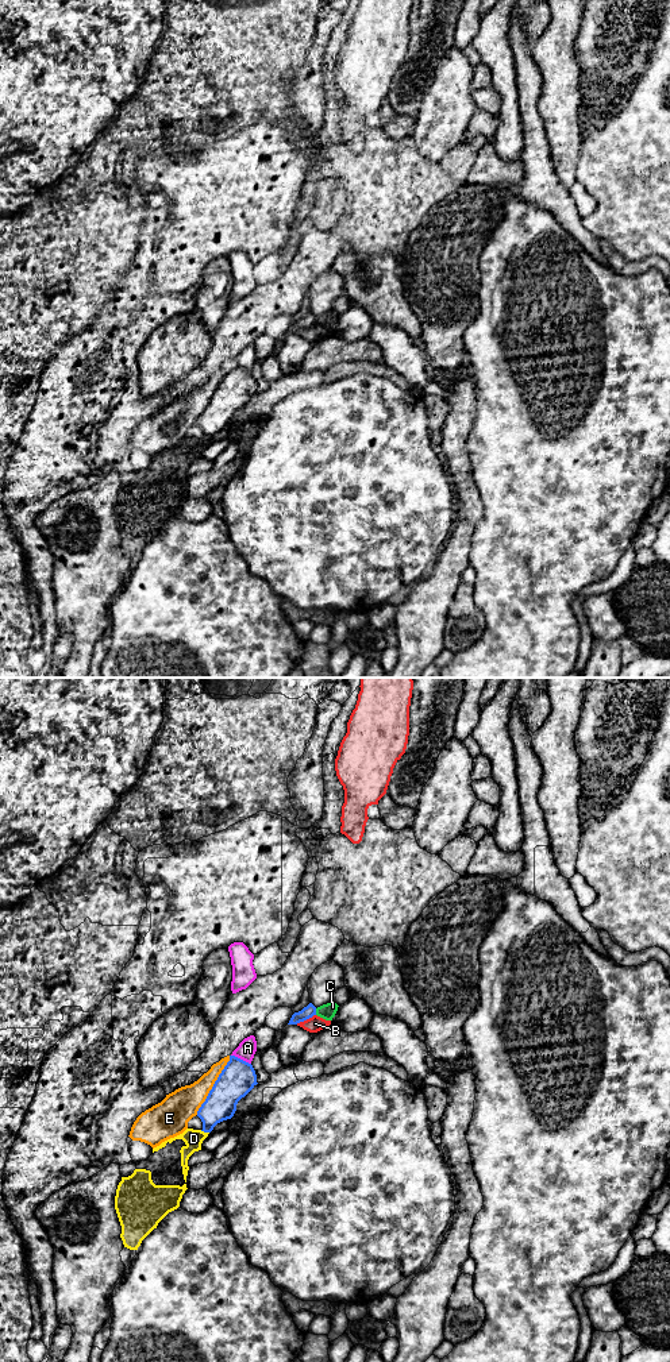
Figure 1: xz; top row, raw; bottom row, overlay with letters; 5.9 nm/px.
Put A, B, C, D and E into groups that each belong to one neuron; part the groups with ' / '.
A / B / C / D / E

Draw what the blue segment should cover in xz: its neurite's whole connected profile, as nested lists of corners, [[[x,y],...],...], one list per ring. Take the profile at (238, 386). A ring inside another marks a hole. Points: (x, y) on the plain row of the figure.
[[[230,364],[230,370],[197,420],[197,425],[203,431],[201,440],[211,441],[217,432],[231,428],[236,420],[238,410],[257,393],[253,374]]]

